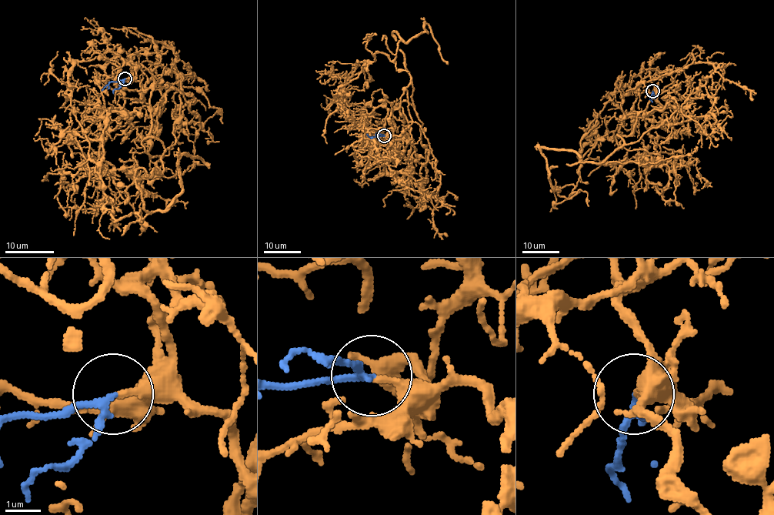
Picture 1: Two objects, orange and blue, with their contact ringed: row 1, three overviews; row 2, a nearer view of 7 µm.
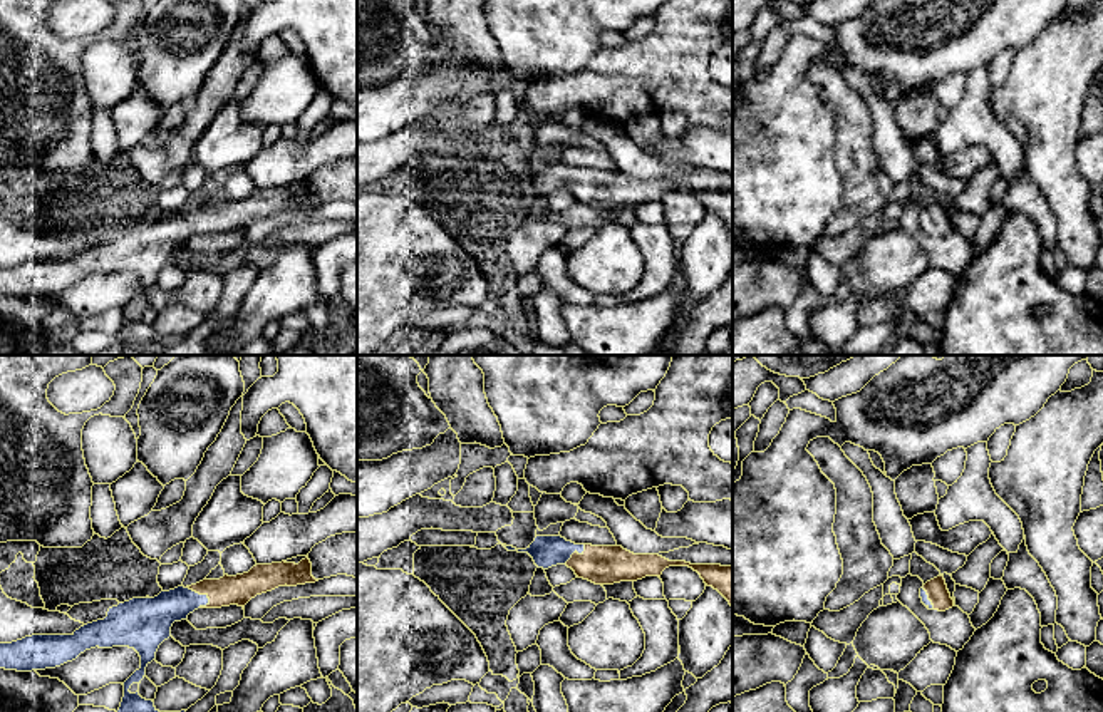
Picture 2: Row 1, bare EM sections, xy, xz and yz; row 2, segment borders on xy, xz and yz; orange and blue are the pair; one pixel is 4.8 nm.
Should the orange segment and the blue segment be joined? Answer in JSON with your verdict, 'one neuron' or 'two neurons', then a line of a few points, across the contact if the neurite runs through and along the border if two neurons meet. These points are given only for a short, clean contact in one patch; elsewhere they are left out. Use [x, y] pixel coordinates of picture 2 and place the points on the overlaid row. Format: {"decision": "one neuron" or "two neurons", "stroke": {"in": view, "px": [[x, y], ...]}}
{"decision": "one neuron", "stroke": {"in": "xy", "px": [[238, 590], [200, 593], [165, 608], [155, 617]]}}

